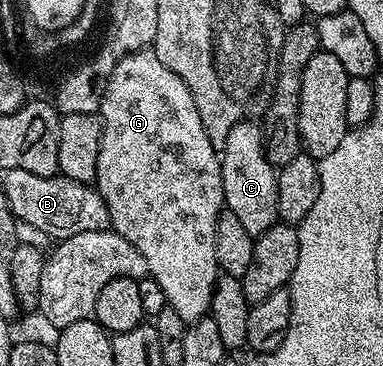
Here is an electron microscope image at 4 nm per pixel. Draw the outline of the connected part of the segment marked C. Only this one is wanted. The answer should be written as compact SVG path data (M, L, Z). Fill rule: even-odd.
M247 121L232 125L224 145L220 148L222 161L222 201L225 210L236 213L236 218L252 236L259 236L279 222L278 171L264 153L262 128L257 122Z

